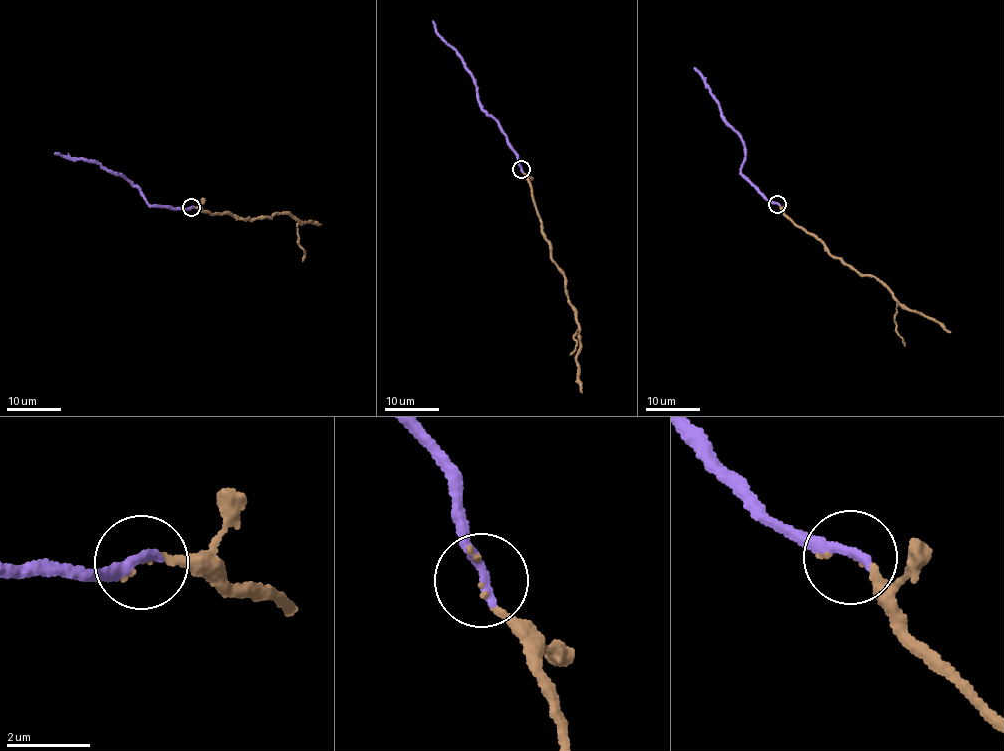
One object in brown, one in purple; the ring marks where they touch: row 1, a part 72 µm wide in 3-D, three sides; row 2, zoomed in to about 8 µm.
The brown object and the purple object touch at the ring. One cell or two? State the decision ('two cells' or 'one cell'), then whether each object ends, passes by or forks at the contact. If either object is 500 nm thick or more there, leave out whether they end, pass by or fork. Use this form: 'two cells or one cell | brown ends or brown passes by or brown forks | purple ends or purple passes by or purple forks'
one cell | brown ends | purple ends

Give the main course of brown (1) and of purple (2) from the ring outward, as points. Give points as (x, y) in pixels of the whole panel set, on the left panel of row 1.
1: (192, 207), (213, 214), (230, 212), (244, 219), (268, 217), (278, 212), (302, 222), (312, 221), (320, 224)
2: (192, 207), (153, 206), (136, 185), (93, 161), (55, 153)

